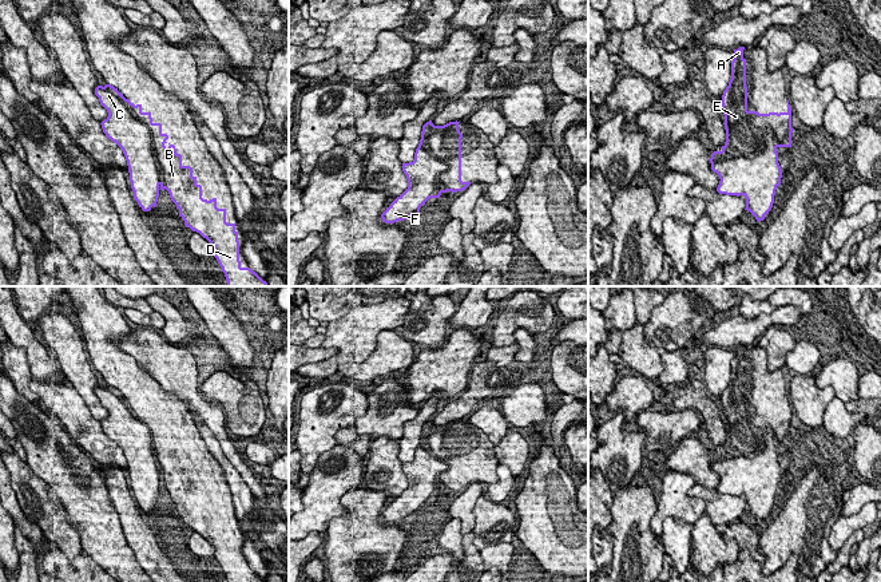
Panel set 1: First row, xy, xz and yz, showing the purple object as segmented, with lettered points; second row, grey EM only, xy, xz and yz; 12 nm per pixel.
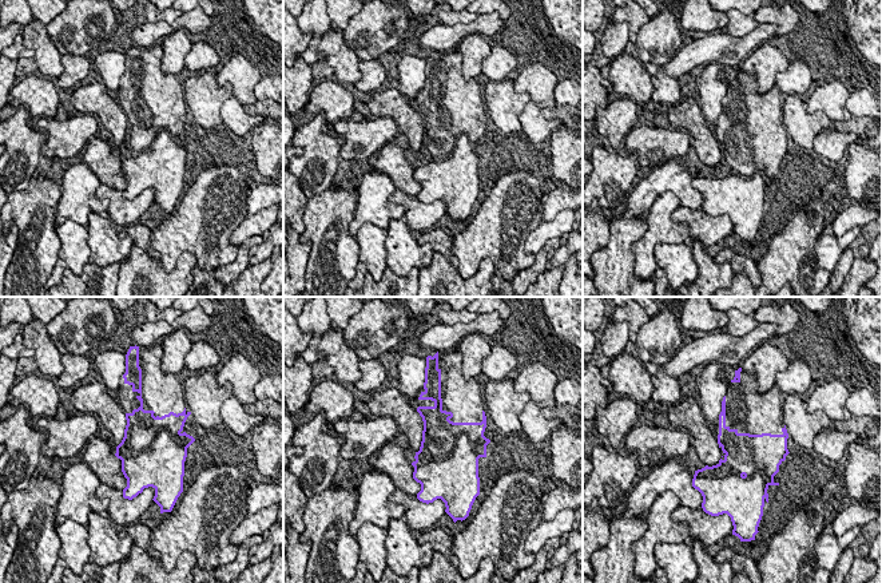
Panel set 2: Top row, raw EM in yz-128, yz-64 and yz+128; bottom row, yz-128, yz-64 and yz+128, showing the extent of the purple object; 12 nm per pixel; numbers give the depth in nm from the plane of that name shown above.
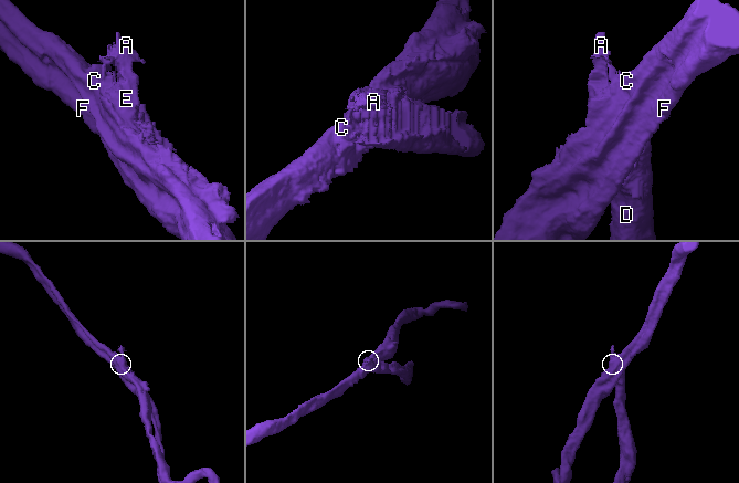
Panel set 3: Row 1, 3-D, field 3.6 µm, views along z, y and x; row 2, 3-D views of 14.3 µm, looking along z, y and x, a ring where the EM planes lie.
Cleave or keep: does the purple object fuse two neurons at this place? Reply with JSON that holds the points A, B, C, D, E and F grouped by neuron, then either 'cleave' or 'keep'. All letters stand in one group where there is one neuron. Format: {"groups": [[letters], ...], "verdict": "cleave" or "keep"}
{"groups": [["A", "B", "D", "E"], ["C", "F"]], "verdict": "cleave"}

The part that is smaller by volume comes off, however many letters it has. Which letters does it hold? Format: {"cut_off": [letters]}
{"cut_off": ["A", "B", "D", "E"]}

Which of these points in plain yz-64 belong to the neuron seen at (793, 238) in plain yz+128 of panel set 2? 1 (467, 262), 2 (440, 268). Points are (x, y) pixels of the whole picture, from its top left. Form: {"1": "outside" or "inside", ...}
{"1": "inside", "2": "outside"}

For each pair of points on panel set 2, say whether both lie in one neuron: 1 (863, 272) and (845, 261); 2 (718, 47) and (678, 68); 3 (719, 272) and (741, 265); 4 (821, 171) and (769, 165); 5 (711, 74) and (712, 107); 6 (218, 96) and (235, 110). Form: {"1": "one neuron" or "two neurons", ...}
{"1": "two neurons", "2": "one neuron", "3": "two neurons", "4": "two neurons", "5": "one neuron", "6": "two neurons"}

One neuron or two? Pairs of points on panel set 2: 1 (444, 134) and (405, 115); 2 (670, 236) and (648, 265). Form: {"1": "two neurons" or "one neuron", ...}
{"1": "two neurons", "2": "one neuron"}

